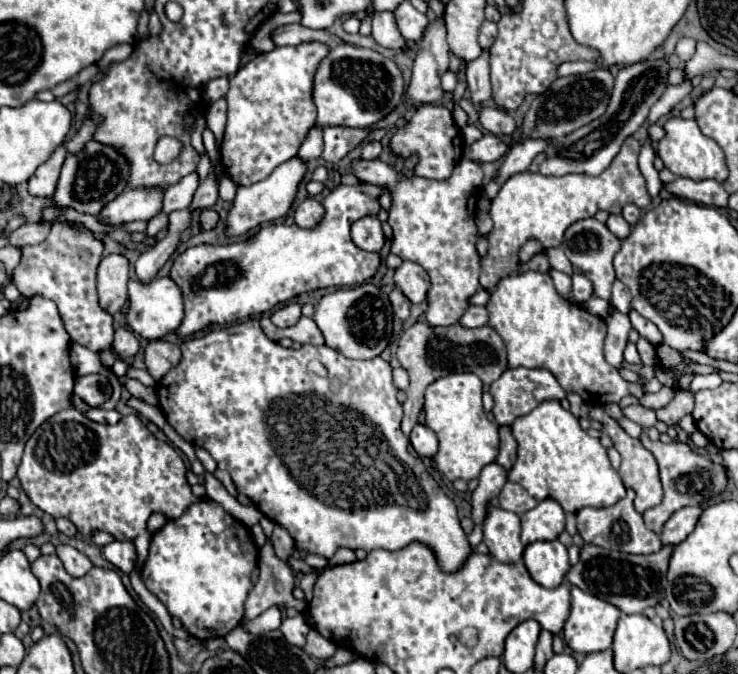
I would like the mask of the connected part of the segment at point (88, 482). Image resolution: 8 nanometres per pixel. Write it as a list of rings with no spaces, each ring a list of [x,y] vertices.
[[[66,408],[52,418],[48,418],[26,442],[22,462],[18,466],[18,480],[22,484],[22,490],[28,494],[28,498],[44,512],[52,514],[54,518],[68,518],[72,524],[76,524],[78,532],[84,536],[90,536],[94,530],[106,530],[110,532],[116,540],[132,540],[136,550],[138,550],[138,562],[134,572],[130,574],[132,588],[140,596],[140,600],[158,616],[166,632],[176,638],[188,639],[188,632],[183,628],[174,628],[172,618],[164,604],[146,590],[142,578],[140,578],[140,568],[148,556],[148,546],[150,546],[150,532],[146,530],[146,520],[150,518],[152,512],[164,514],[168,520],[180,518],[194,502],[202,500],[192,494],[192,488],[186,480],[186,466],[178,452],[166,444],[164,440],[154,438],[140,416],[124,416],[118,424],[96,424],[88,420],[80,410],[76,408]]]

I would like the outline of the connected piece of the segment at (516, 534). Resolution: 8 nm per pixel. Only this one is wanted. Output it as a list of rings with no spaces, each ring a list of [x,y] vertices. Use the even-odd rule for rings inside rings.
[[[488,506],[482,530],[484,544],[490,548],[490,554],[496,560],[516,562],[522,558],[524,546],[520,542],[520,518],[514,512]]]

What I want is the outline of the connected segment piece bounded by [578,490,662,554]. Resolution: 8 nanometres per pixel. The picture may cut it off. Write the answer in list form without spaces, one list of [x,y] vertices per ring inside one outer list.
[[[628,490],[626,498],[608,508],[584,508],[578,512],[578,534],[586,544],[596,544],[608,550],[628,552],[628,554],[654,554],[662,548],[662,540],[656,532],[644,526],[642,514],[634,510],[634,492]]]

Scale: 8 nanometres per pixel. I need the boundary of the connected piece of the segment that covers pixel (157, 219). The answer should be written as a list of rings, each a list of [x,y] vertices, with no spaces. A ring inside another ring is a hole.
[[[158,214],[158,216],[154,216],[150,222],[148,222],[148,226],[146,226],[146,236],[156,236],[158,232],[162,232],[164,228],[168,226],[168,214]]]

